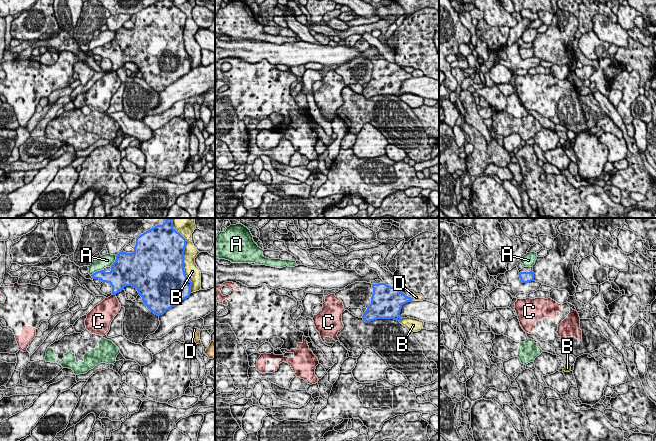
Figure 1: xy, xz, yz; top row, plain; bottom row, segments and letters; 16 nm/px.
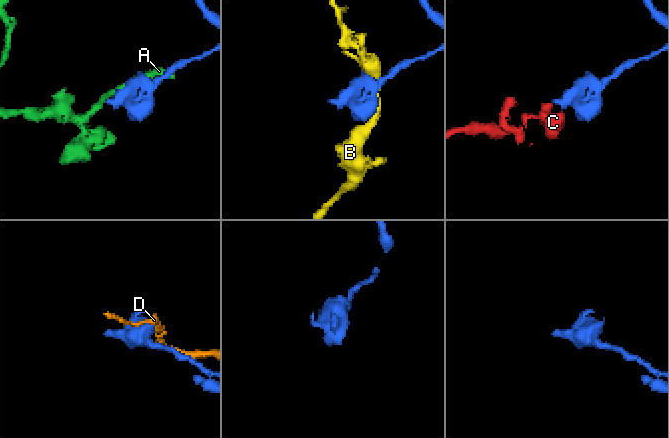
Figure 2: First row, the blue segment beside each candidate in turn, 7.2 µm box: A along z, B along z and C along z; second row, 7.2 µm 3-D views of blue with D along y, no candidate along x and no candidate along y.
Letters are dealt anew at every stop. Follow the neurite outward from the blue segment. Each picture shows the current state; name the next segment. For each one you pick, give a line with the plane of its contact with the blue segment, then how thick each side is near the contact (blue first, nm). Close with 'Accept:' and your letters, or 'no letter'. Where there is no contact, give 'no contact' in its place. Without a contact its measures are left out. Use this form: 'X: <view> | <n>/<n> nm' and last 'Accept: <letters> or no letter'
Accept: no letter

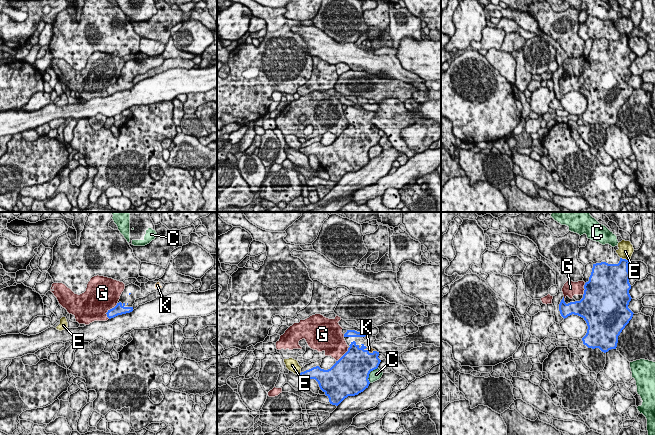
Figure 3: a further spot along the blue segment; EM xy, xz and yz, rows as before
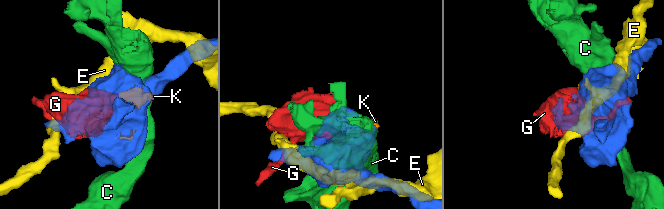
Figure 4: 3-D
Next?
K: xz | 500/70 nm
Accept: K

